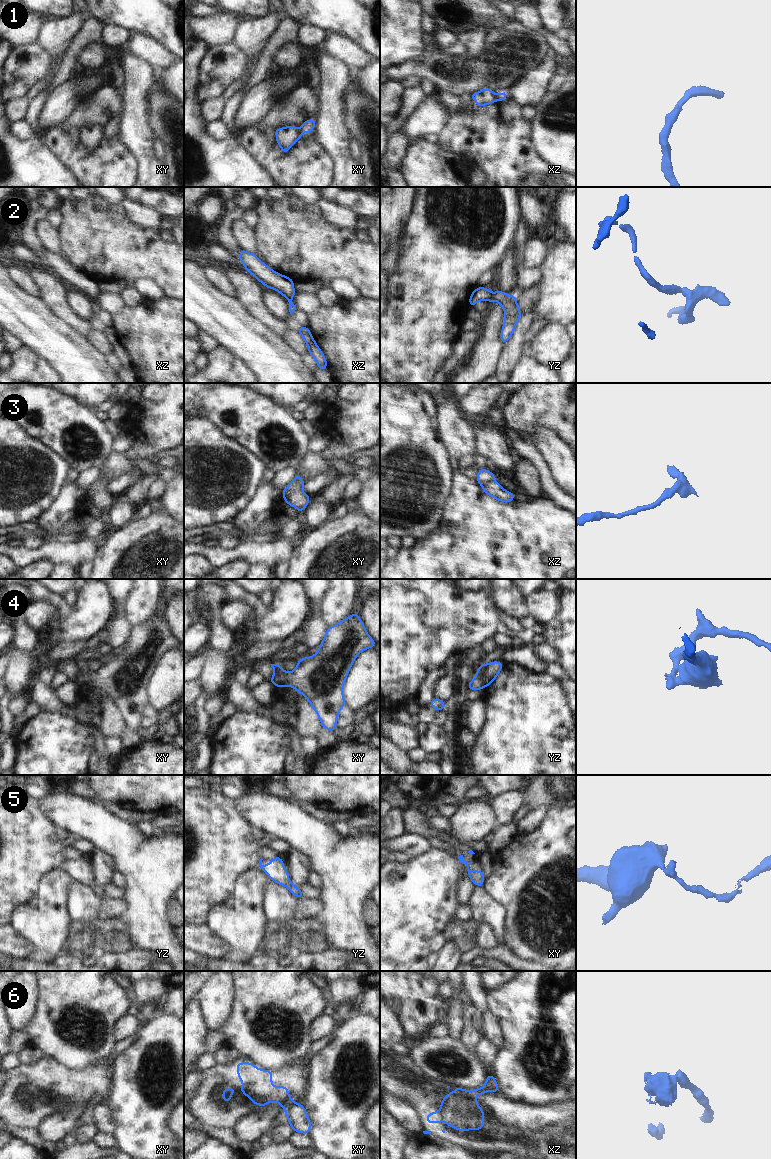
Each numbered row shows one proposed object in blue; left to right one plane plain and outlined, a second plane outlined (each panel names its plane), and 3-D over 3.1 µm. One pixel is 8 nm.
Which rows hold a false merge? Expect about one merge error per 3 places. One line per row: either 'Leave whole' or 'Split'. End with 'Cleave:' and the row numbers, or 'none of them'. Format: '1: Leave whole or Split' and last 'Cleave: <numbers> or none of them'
1: Split
2: Leave whole
3: Split
4: Split
5: Leave whole
6: Split
Cleave: 1, 3, 4, 6.

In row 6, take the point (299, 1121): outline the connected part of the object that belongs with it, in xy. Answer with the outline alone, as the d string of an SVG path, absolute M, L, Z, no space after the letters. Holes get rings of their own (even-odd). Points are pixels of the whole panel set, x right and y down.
M301 1103L291 1104L285 1111L284 1116L289 1120L289 1124L294 1132L303 1134L310 1133L311 1120L307 1115L307 1111Z

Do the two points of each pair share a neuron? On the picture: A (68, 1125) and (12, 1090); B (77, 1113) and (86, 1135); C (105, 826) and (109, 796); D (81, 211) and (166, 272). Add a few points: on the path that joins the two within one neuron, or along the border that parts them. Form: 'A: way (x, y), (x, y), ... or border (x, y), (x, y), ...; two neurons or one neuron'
A: border (73, 1103), (46, 1116), (37, 1127); two neurons
B: border (76, 1125), (71, 1133); two neurons
C: border (95, 800), (104, 806); two neurons
D: way (102, 232), (119, 249), (145, 255); one neuron

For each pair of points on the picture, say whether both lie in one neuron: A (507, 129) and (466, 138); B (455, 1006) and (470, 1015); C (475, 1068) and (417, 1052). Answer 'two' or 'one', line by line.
A: one
B: two
C: one

